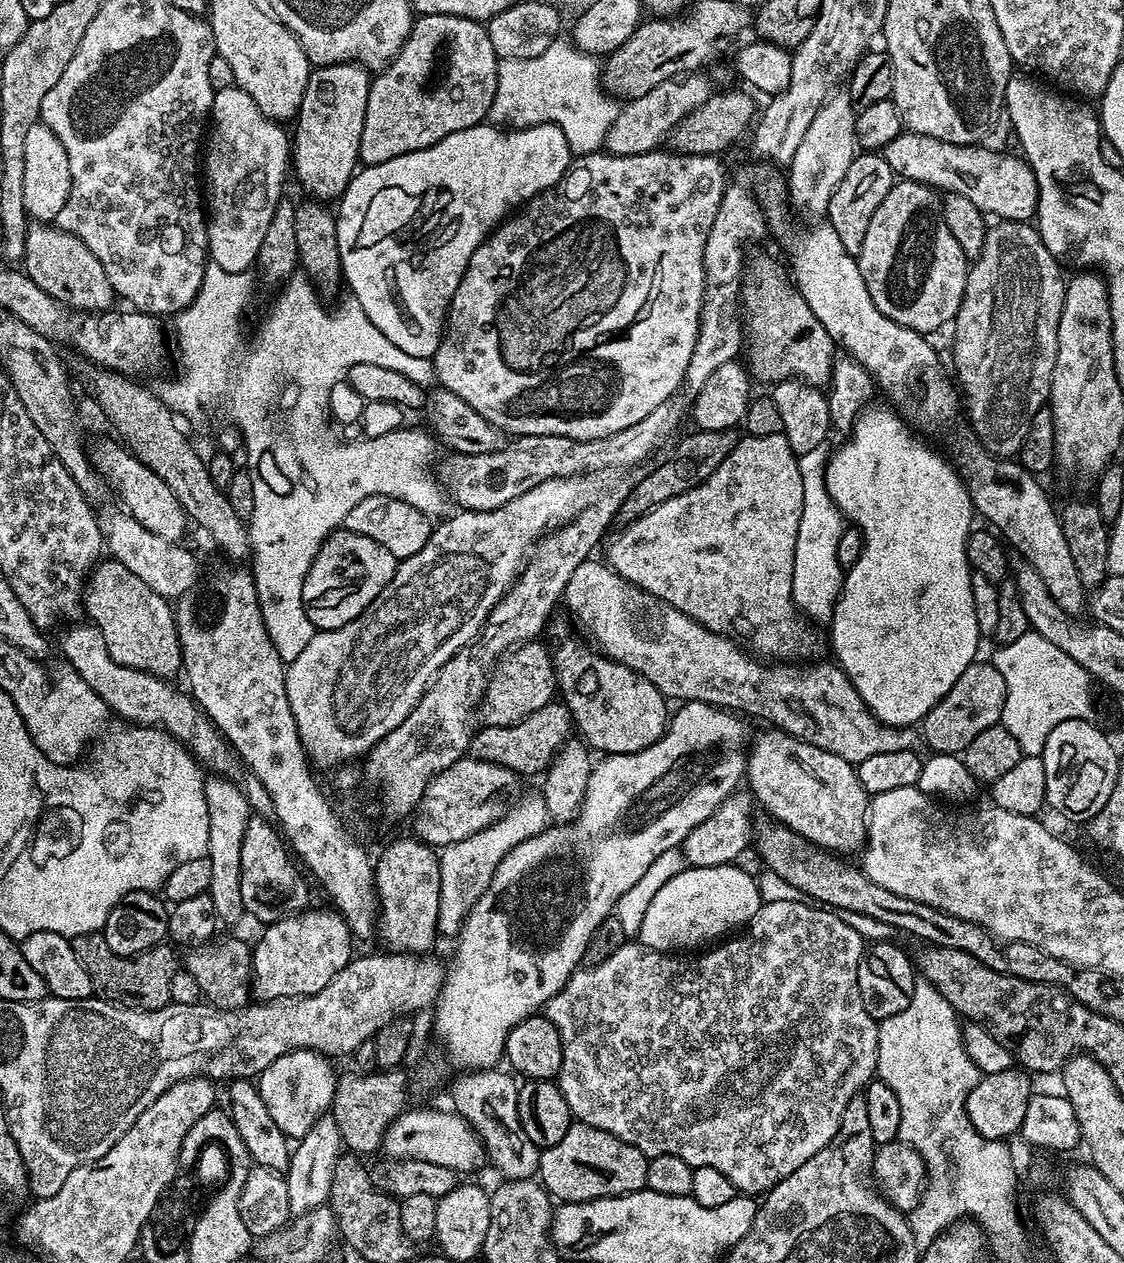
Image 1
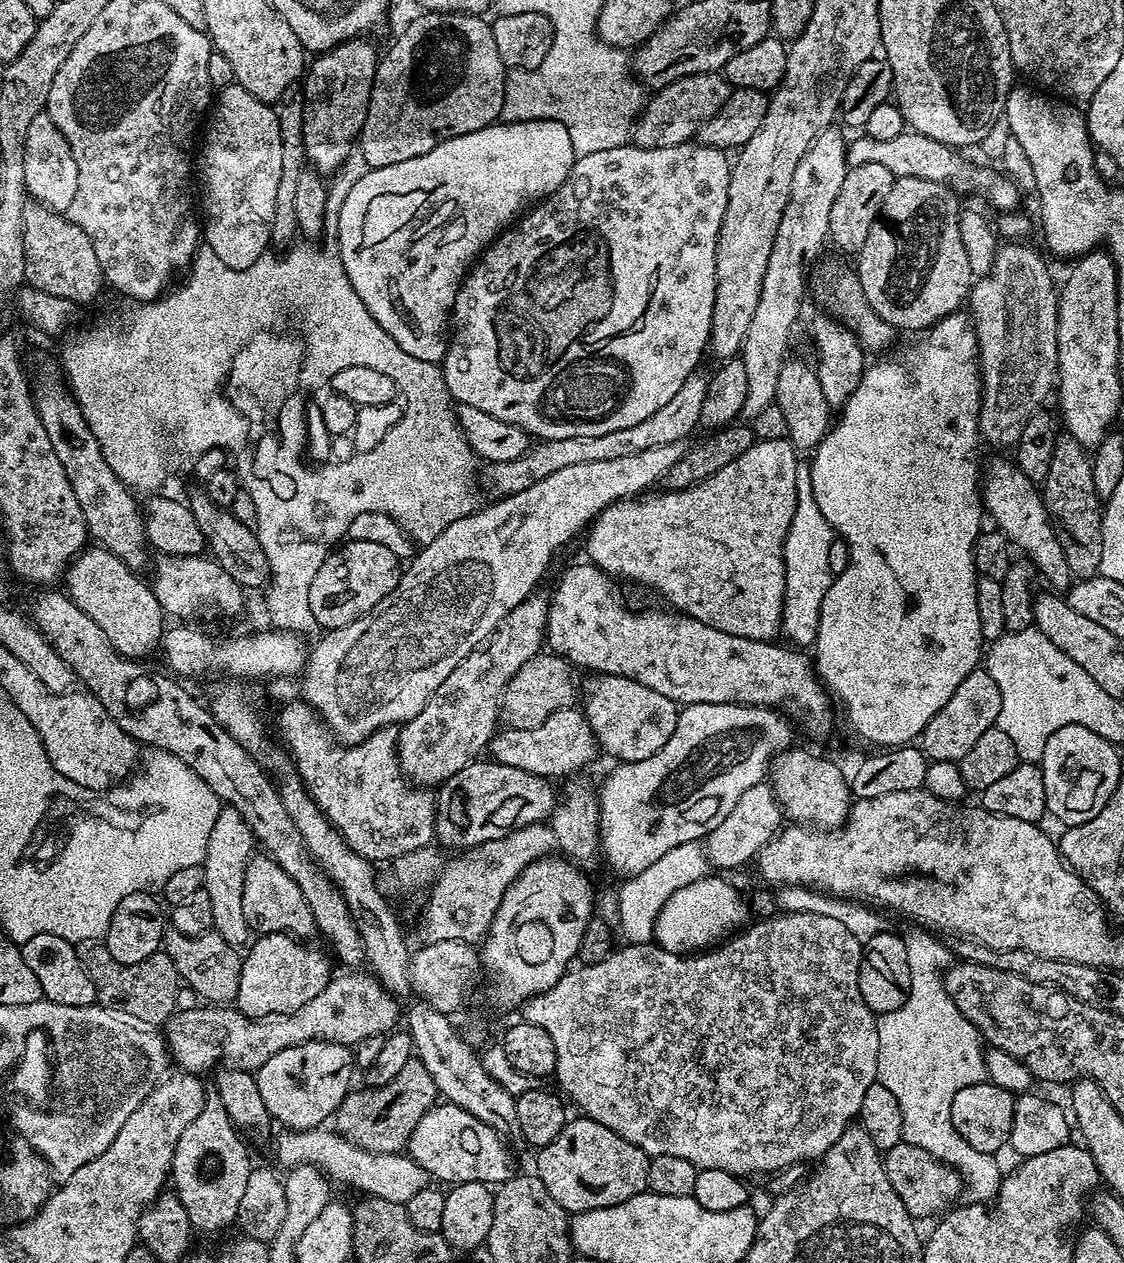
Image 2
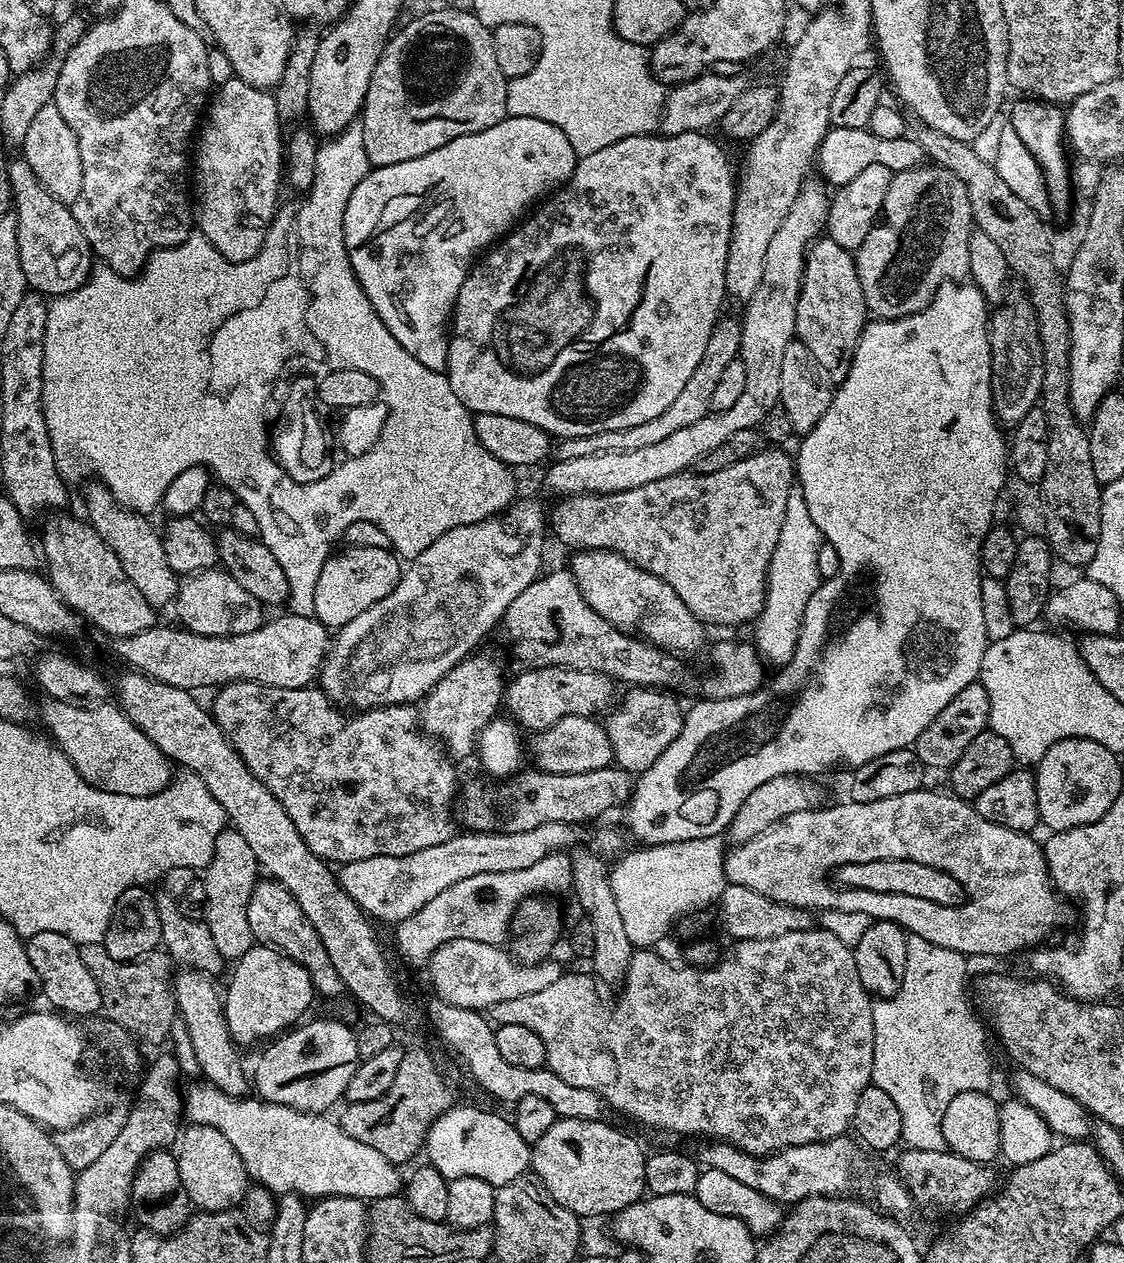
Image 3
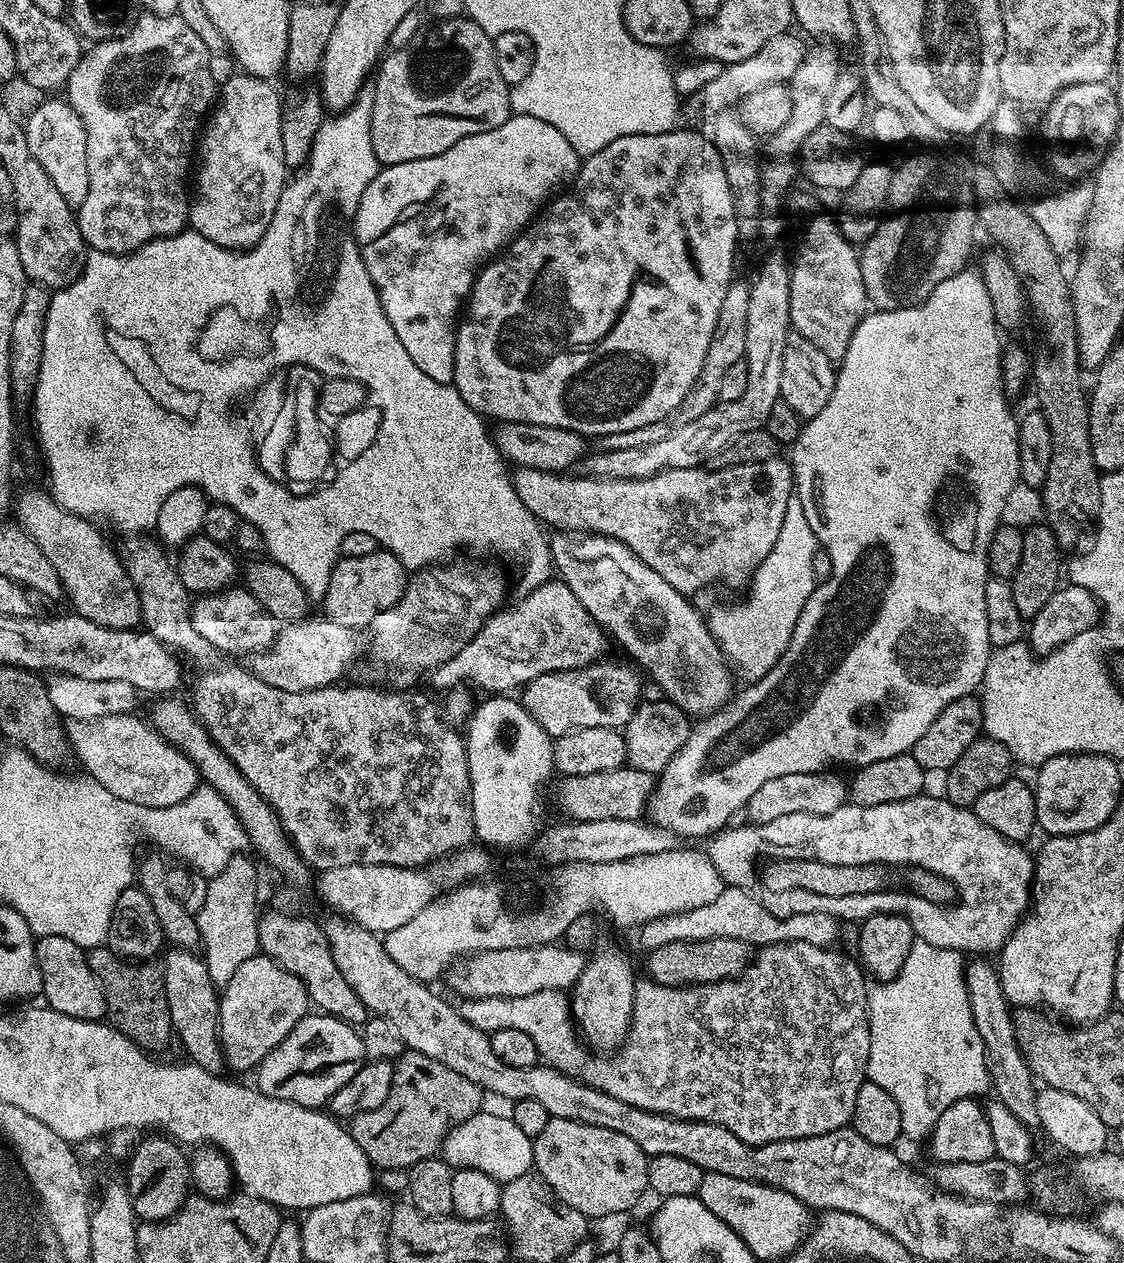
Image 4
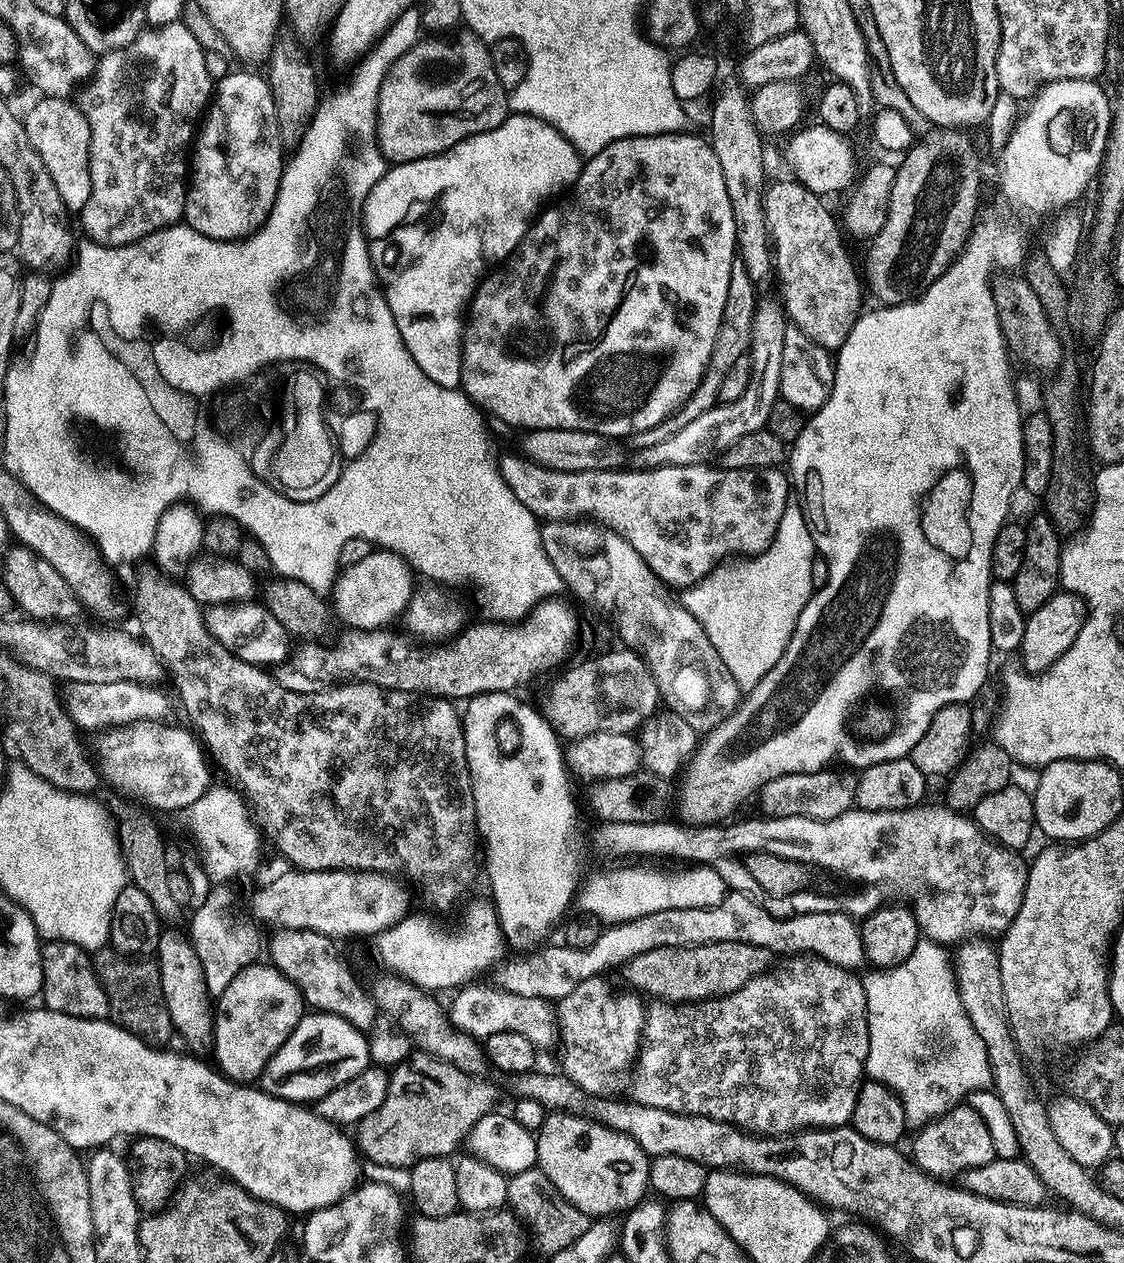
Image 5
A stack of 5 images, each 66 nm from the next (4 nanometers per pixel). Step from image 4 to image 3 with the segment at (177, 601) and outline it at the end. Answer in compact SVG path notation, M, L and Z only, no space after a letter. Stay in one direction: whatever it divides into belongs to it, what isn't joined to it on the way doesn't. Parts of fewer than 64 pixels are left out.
M93 482L84 488L84 508L88 511L86 515L87 523L92 525L99 538L102 538L110 550L117 555L122 564L122 569L126 572L126 577L130 578L137 586L142 597L155 610L168 608L176 599L178 575L170 568L166 558L166 550L163 548L164 537L151 524L147 515L139 512L132 512L124 508L110 494L110 490L105 484Z

